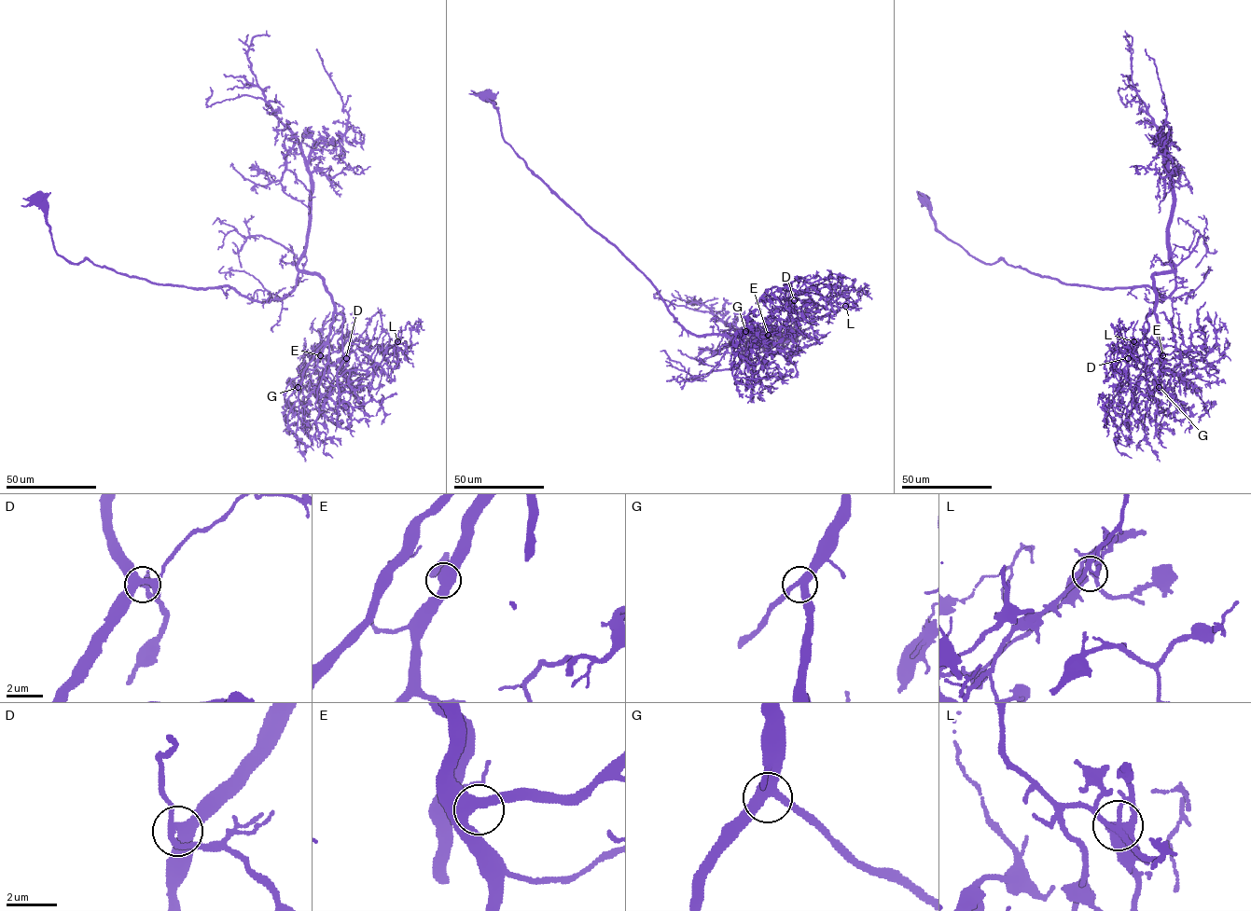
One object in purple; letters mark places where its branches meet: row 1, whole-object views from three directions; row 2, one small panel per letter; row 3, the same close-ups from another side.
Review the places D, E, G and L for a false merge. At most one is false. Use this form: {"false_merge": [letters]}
{"false_merge": ["L"]}

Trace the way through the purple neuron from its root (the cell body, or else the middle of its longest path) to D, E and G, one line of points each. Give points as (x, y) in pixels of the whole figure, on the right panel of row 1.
D: (923, 197), (936, 227), (986, 264), (1149, 286), (1161, 301), (1174, 272), (1154, 275), (1148, 331), (1128, 358)
E: (923, 197), (936, 227), (986, 264), (1149, 286), (1161, 301), (1174, 272), (1153, 277), (1162, 355)
G: (923, 197), (936, 227), (986, 264), (1149, 286), (1161, 301), (1174, 272), (1153, 277), (1159, 387)

